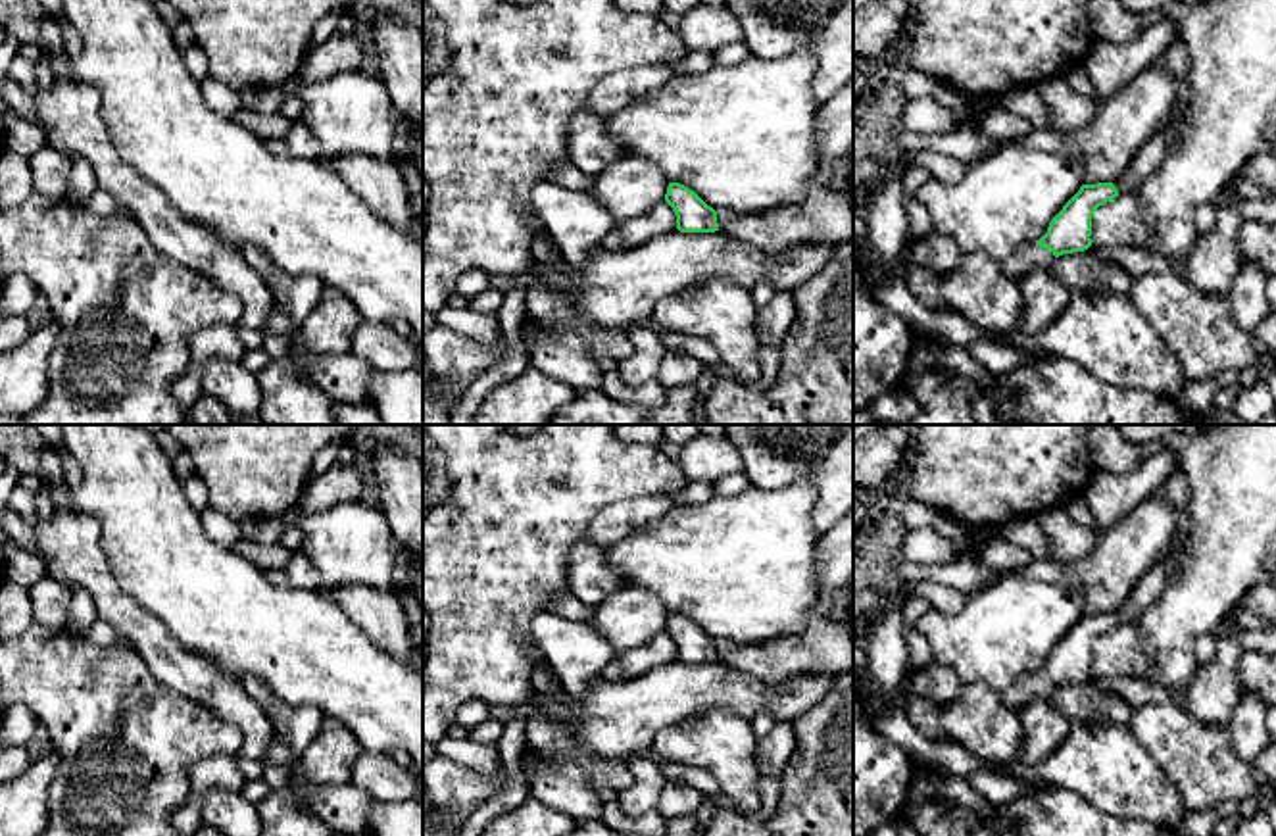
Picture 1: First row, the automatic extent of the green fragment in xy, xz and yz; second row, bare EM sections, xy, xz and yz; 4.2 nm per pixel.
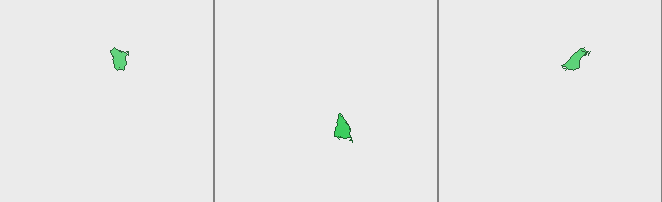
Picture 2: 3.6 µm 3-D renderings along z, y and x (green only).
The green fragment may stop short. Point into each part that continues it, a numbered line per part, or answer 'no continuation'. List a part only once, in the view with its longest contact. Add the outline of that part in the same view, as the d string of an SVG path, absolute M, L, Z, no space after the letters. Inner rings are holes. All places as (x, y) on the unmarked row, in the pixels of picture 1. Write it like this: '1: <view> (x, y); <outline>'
1: yz (1150, 587); M1170 546L1163 559L1138 580L1126 602L1116 611L1113 611L1118 625L1136 625L1141 613L1161 598L1168 582L1172 553L1174 546Z
2: yz (1027, 688); M1022 675L1001 694L1001 700L1011 707L1024 709L1034 700L1051 698L1053 692L1053 682L1042 680L1036 675Z

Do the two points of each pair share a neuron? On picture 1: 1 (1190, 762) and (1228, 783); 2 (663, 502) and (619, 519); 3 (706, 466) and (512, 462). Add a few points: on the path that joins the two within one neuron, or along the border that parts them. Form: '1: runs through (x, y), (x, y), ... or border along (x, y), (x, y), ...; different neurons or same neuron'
1: runs through (1200, 763), (1209, 773), (1219, 775); same neuron
2: runs through (652, 508), (631, 516); same neuron
3: border along (677, 460), (690, 479); different neurons

